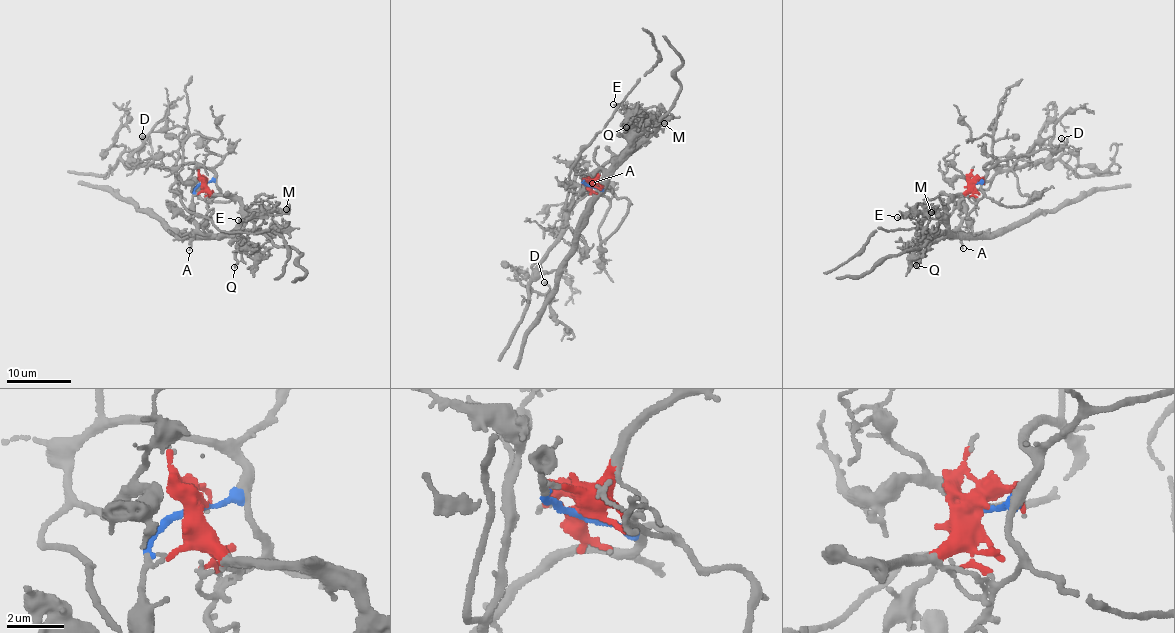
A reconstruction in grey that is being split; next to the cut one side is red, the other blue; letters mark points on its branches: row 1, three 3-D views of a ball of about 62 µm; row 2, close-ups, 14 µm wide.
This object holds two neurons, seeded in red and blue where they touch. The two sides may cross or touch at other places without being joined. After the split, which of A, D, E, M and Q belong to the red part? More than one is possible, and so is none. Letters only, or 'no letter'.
A, E, M, Q

